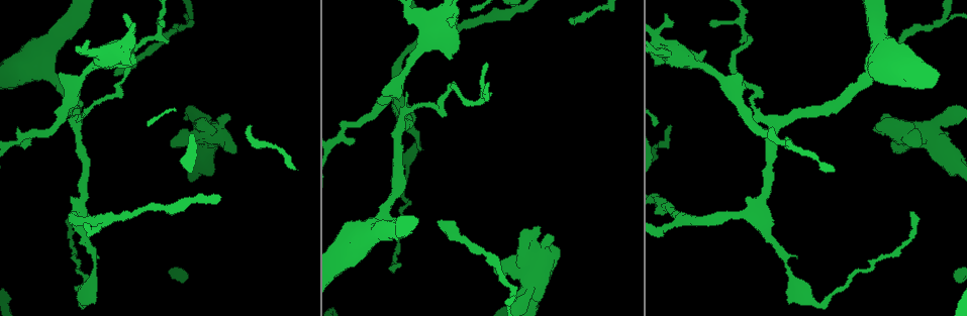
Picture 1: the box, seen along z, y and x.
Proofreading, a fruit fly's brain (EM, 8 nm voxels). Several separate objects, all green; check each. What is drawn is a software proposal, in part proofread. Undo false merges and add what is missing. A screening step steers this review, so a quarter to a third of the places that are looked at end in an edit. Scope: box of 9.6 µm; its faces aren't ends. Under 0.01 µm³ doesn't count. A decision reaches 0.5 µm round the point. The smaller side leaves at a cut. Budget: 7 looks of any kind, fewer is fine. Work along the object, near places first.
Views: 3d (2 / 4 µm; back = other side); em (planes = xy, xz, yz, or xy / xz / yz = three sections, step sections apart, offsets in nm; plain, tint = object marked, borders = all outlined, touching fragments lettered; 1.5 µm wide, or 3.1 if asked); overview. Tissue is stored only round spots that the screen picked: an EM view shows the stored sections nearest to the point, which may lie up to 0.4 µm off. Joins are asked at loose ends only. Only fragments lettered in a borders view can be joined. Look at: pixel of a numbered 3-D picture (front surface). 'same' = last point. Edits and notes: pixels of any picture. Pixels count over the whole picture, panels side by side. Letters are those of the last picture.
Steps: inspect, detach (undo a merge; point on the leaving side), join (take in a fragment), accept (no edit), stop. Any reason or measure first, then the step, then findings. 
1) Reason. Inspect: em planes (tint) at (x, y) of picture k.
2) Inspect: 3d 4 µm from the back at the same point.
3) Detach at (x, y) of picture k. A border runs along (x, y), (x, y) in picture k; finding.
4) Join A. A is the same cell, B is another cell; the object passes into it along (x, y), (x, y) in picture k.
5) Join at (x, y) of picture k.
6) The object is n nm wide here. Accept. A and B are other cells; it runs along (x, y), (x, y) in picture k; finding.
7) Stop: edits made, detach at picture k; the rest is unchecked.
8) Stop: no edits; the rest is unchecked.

Thick end. Inspect: em yz step 4 (tint) at (551, 237) of picture 1.

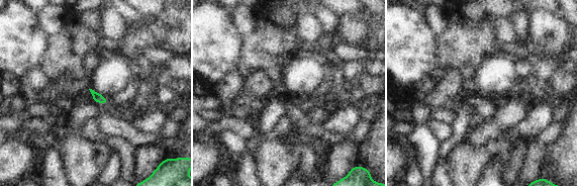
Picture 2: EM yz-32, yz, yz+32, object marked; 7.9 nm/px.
Inspect: em xz step 8 (tint) at the same point.

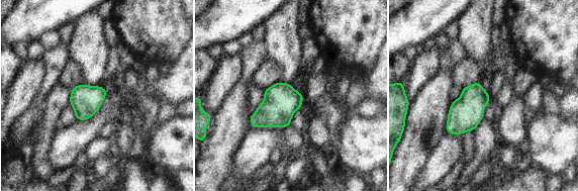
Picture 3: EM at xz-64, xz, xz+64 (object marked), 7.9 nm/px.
What lies round it. Inspect: em xz step 8 (borders) at the same point.

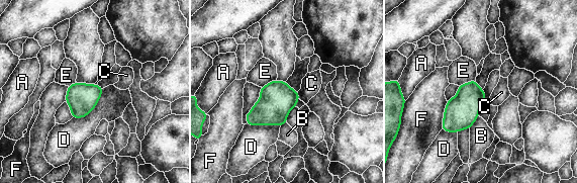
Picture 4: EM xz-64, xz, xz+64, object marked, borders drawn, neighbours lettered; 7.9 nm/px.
The object is 220 nm wide here. Accept. A, B, C, D, E and F are other cells; a border runs along (103, 88), (85, 116), (72, 118) in picture 4; no lettered fragment goes on from it.

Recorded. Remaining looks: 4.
Long arm stops here. Inspect: em xz step 8 (tint) at (910, 212) of picture 1.

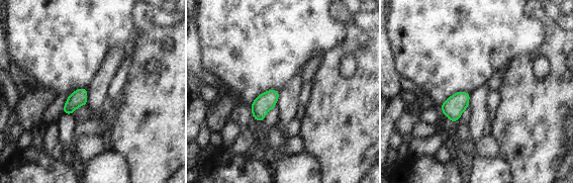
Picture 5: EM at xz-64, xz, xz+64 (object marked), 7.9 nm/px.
Another direction. Inspect: em planes (borders) at the same point.

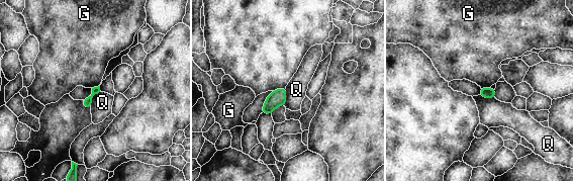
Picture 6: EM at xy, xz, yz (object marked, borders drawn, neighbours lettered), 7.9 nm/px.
Accept. G and Q are other cells; a border runs along (480, 86), (490, 87) in picture 6; no lettered fragment goes on from it.

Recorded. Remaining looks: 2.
Tapers out. Inspect: em planes (tint) at (711, 24) of picture 1.

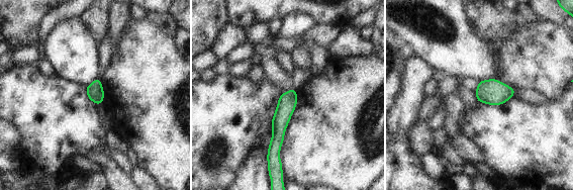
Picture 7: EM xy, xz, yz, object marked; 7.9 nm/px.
What lies round it. Inspect: em planes (borders) at the same point.

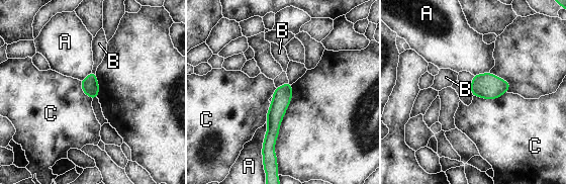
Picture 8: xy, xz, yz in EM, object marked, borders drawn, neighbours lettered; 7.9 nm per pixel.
Accept. A, B and C are other cells; a border runs along (506, 92), (496, 98), (473, 96) in picture 8; no lettered fragment goes on from it.

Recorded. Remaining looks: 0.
Stop: no edits; the rest is unchecked.

